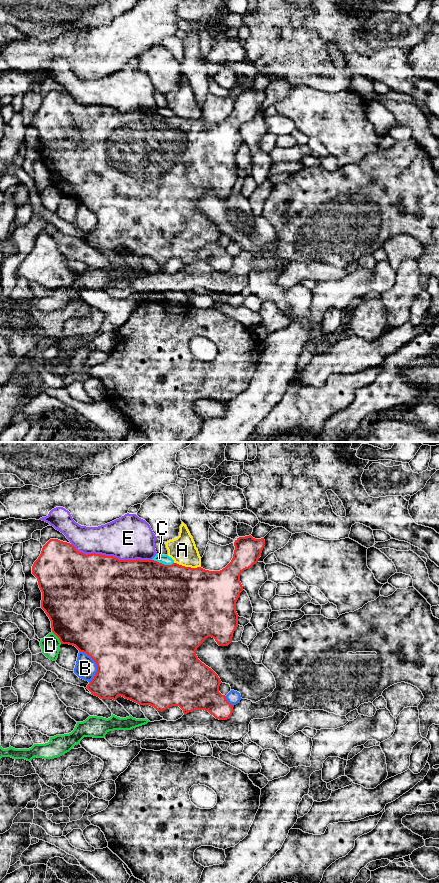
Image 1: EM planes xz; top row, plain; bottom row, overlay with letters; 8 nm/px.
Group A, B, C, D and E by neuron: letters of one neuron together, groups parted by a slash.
A / B / C / D / E

